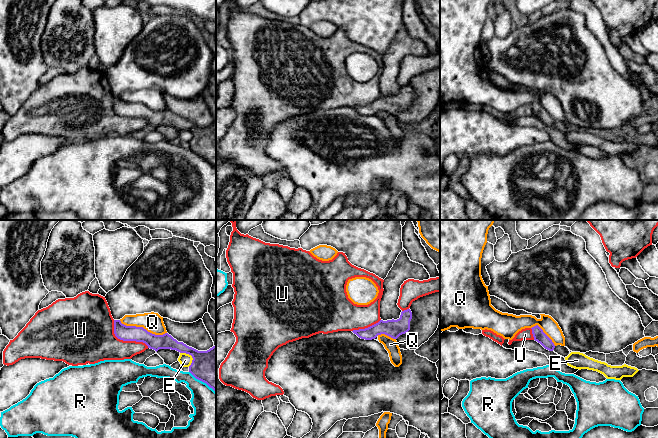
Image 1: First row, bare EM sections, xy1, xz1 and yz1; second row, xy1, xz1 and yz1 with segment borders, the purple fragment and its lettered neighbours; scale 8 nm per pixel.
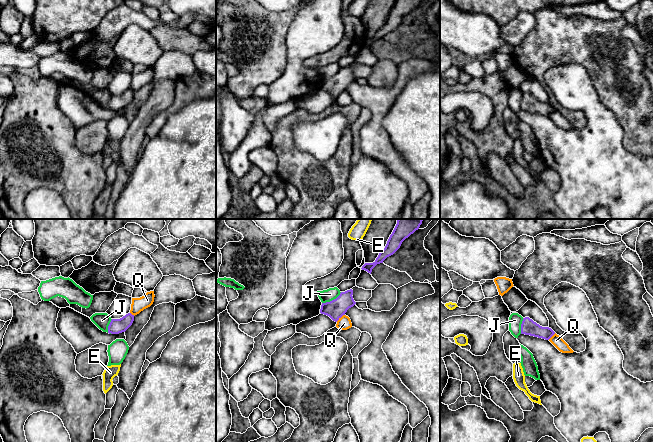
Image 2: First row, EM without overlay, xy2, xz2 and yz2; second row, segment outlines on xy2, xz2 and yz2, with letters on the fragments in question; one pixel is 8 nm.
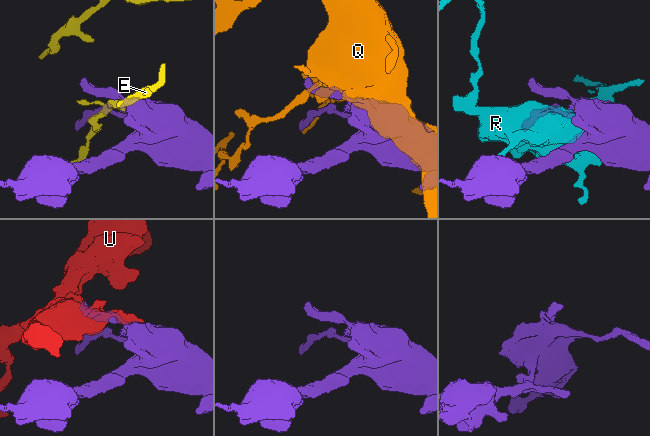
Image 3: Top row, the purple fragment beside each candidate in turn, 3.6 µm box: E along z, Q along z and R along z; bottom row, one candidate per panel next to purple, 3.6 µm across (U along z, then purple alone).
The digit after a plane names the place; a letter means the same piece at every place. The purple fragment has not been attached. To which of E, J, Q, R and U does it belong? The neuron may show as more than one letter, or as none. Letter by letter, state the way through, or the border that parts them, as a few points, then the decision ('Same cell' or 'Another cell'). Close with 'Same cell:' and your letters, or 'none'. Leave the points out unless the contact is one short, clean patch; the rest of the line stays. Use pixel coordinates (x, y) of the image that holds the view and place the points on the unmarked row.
E: Another cell
J: Boundary: xz2 (341, 68), (335, 74), (322, 79). Another cell
Q: Another cell
R: Another cell
U: Same cell
Same cell: U

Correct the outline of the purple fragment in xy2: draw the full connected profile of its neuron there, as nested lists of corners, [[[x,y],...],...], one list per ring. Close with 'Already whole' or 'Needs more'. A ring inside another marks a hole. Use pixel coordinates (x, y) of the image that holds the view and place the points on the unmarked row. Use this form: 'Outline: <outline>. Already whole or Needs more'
Outline: [[[131,89],[126,90],[120,95],[112,95],[108,102],[108,109],[119,110],[125,108],[133,99],[134,91]]]. Already whole

